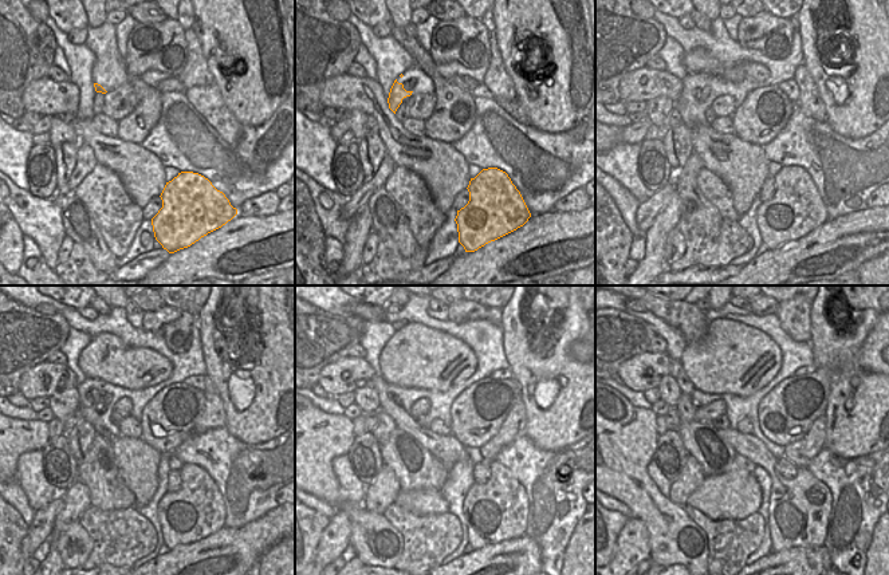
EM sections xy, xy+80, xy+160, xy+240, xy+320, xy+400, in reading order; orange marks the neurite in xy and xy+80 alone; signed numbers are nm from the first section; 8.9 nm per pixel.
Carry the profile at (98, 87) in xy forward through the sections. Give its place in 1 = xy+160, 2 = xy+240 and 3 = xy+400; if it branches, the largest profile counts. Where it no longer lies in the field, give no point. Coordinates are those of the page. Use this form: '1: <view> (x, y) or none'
1: xy+160 (689, 105)
2: xy+240 (95, 413)
3: xy+400 (798, 514)

